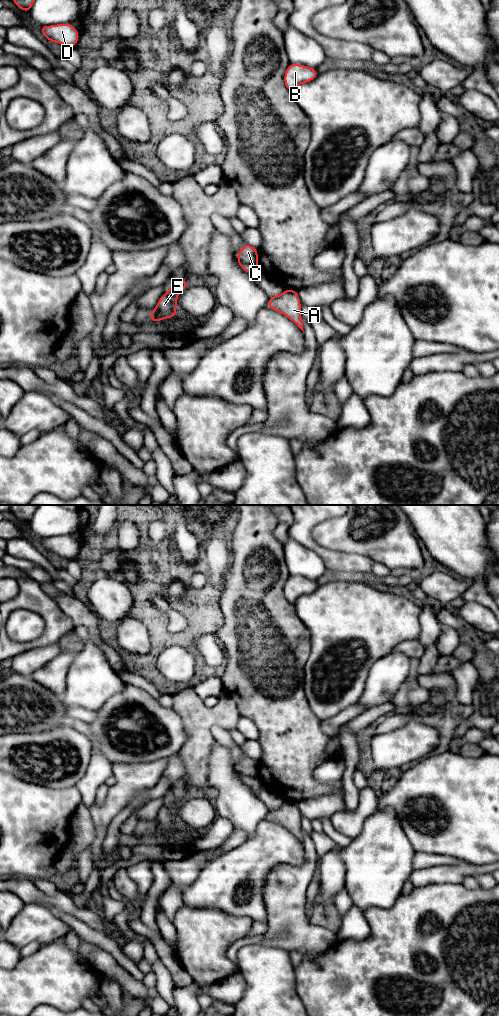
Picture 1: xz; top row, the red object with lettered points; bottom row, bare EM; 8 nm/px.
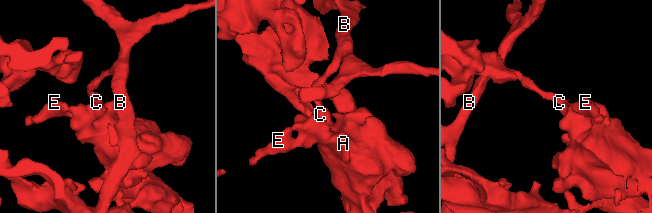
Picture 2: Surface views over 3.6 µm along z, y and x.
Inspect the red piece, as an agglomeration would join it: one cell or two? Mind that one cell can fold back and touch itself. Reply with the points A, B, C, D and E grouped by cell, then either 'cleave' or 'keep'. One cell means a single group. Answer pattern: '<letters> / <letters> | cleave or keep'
A D E / B C | cleave

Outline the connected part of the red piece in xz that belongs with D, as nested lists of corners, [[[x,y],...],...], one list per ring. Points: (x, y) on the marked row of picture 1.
[[[71,23],[41,26],[40,31],[46,40],[69,48],[74,47],[79,41],[79,31]]]

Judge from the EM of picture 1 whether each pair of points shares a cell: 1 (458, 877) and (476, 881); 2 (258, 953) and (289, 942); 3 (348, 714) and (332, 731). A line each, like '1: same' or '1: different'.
1: different
2: different
3: same

